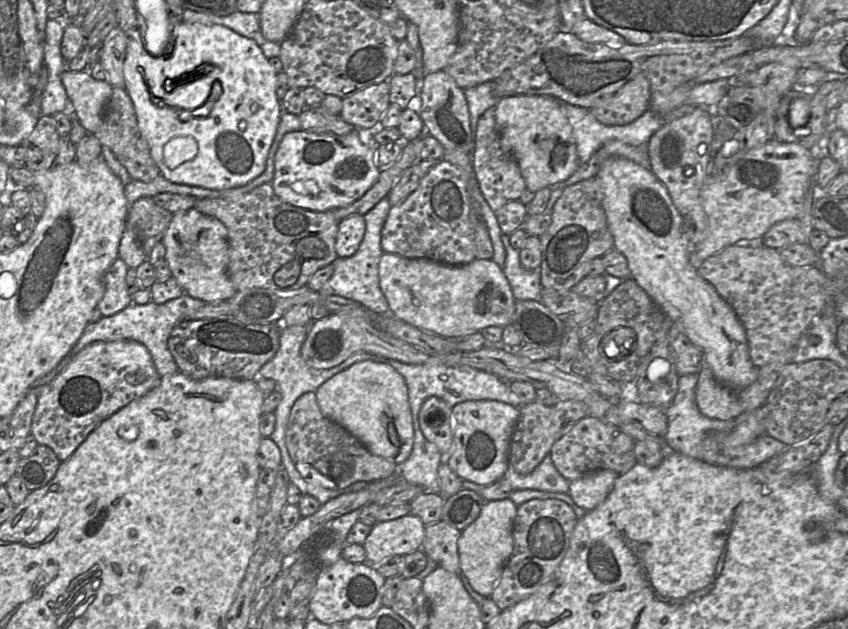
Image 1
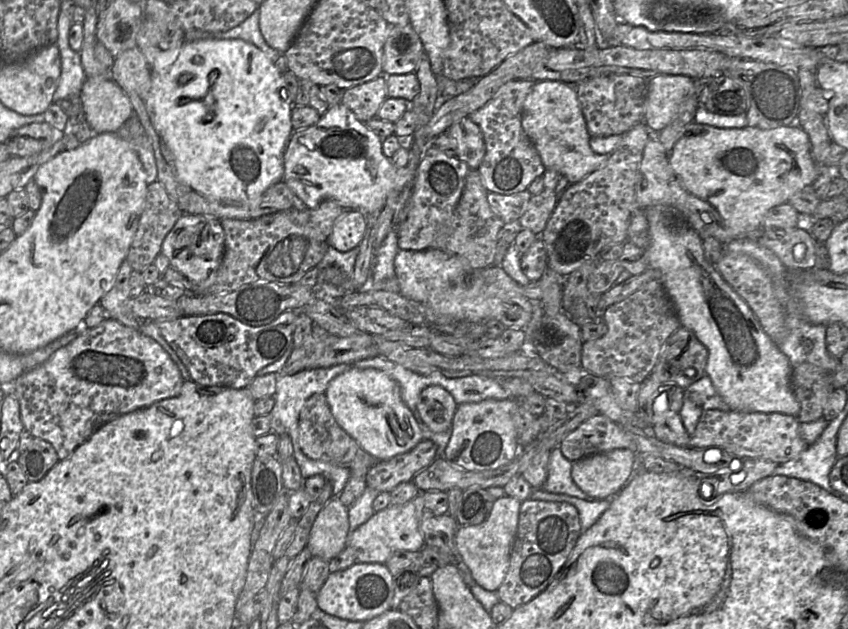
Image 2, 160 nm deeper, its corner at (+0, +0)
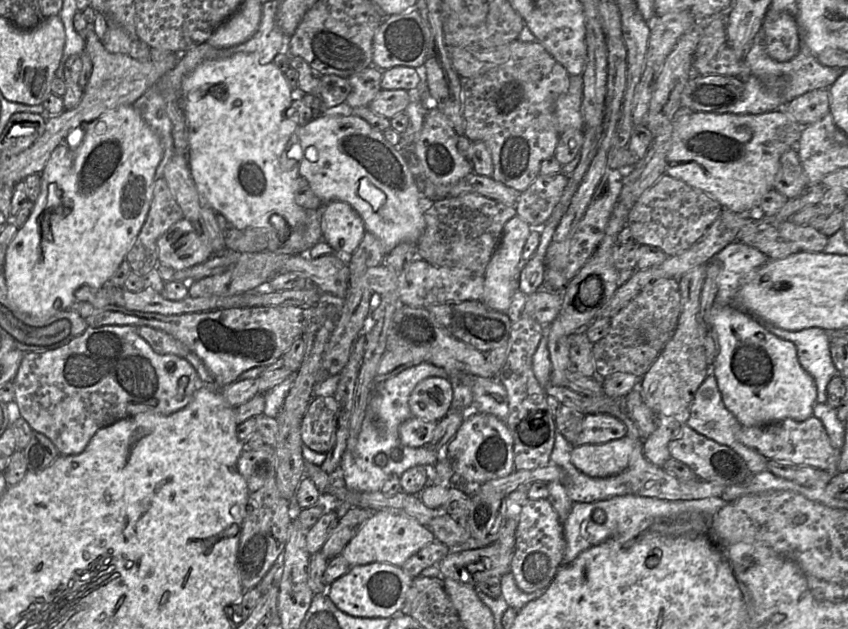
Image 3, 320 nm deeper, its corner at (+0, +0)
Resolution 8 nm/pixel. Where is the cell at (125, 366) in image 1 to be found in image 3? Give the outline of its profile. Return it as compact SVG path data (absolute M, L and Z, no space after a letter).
M105 325L100 327L88 326L79 336L73 338L67 344L46 352L25 353L17 374L13 380L15 397L10 407L16 415L23 417L32 430L47 436L57 447L61 455L76 455L81 453L95 433L123 418L135 416L140 413L155 413L159 415L170 415L184 408L192 399L196 390L204 385L194 367L184 358L173 354L158 354L139 335L138 329L133 325Z

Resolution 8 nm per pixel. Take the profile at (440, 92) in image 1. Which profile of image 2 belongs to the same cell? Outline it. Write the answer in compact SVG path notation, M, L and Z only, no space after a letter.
M466 116L455 121L445 134L456 144L456 157L469 169L478 170L485 155L485 142L480 128Z

